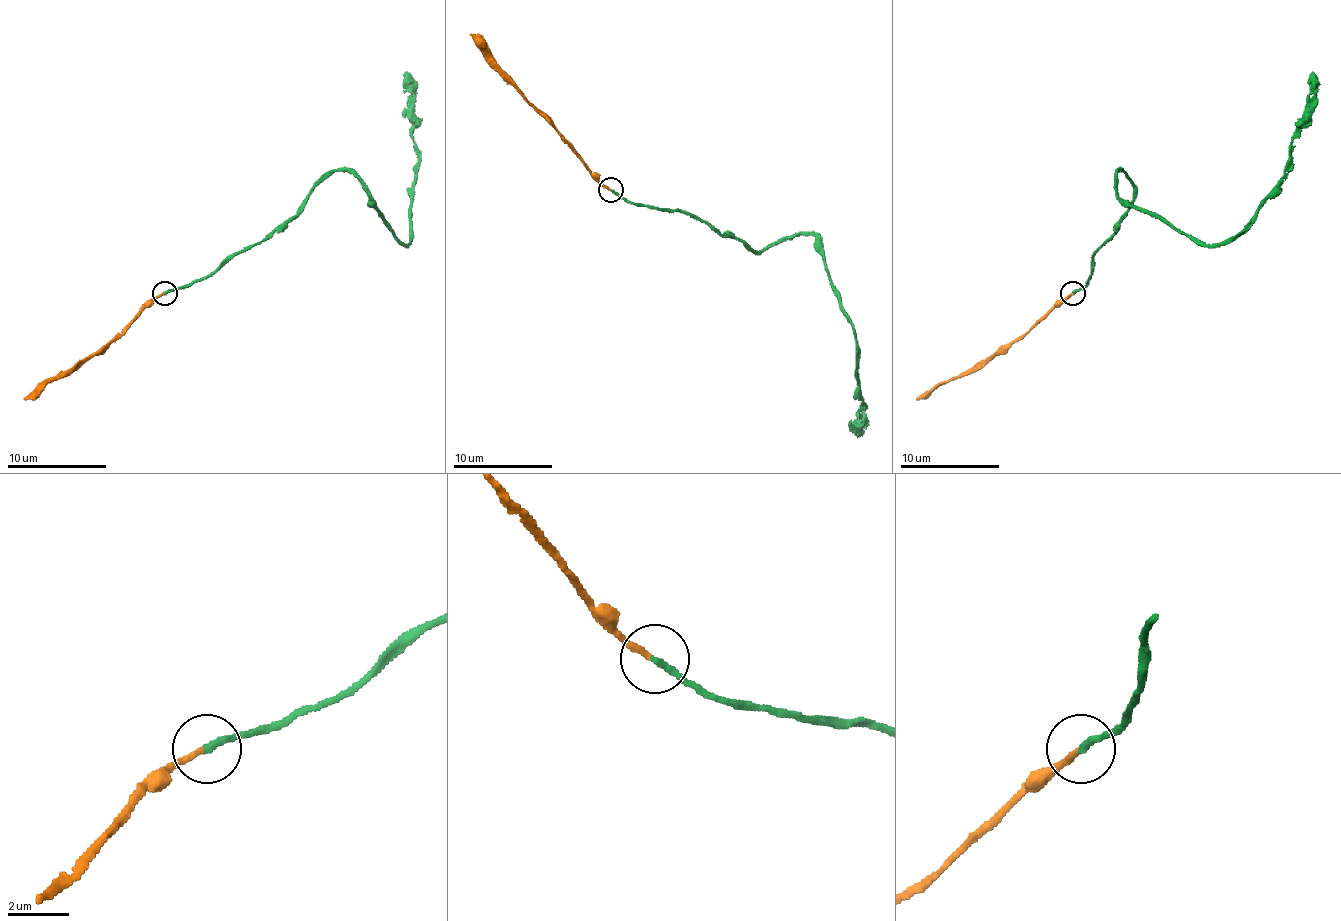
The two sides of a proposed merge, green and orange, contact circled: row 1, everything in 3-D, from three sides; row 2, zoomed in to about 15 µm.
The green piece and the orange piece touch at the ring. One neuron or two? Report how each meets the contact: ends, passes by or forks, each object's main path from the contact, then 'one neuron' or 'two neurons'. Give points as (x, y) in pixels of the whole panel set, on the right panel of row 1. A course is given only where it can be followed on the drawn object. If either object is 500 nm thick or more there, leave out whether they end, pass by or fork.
green ends; orange ends; course green (1072, 292), (1133, 198), (1119, 171), (1121, 198), (1208, 245), (1227, 243), (1284, 174), (1312, 72); course orange (1072, 292), (1025, 334), (965, 374), (940, 381), (916, 399); one neuron

